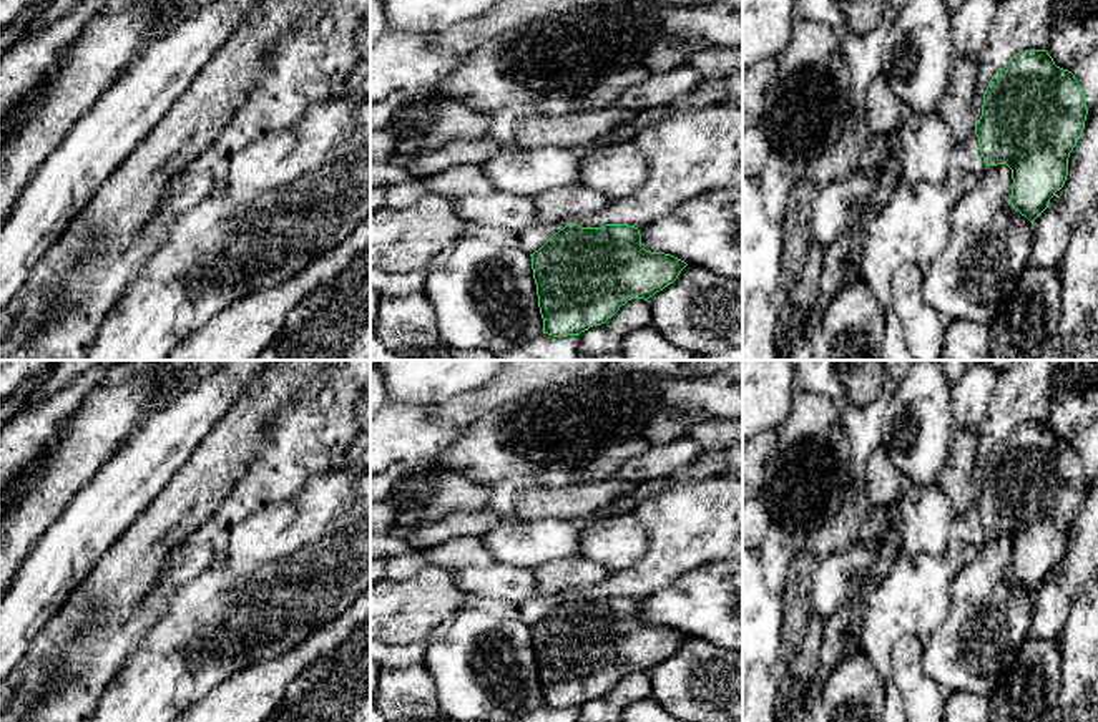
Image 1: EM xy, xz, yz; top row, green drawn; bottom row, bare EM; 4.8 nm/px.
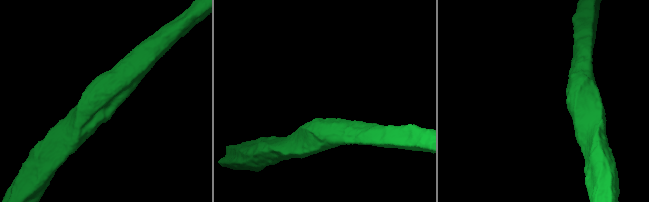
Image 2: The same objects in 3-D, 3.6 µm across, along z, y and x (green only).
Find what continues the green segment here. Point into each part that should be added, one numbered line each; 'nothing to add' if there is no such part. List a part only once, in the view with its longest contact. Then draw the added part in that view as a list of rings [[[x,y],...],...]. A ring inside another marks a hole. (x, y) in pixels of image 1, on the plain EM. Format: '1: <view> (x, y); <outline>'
nothing to add

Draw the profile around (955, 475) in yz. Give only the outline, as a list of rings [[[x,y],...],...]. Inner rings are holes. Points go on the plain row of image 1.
[[[978,432],[953,433],[950,451],[939,475],[939,485],[957,516],[965,516],[975,505],[970,480],[975,468]]]

